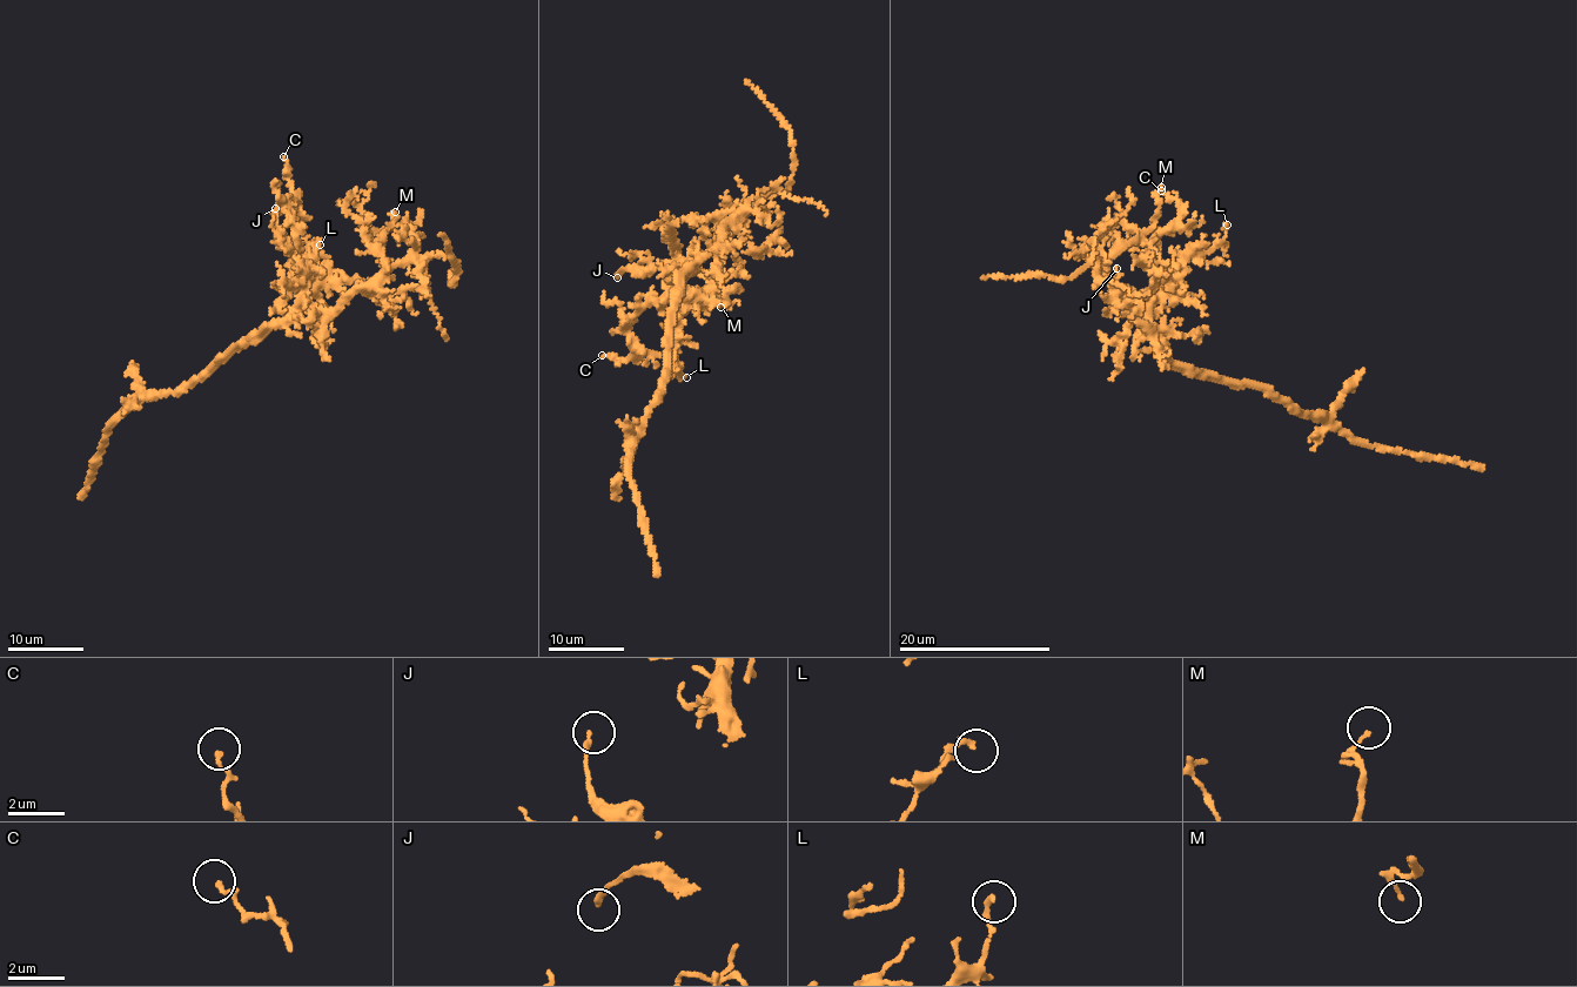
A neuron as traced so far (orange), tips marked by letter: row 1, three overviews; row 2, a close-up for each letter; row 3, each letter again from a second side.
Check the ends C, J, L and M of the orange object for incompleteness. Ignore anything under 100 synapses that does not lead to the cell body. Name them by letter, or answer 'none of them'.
none of them

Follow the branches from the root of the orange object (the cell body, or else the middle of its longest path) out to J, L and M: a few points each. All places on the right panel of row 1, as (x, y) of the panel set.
J: (1181, 364), (1169, 362), (1158, 335), (1139, 309), (1139, 301), (1115, 284), (1116, 268)
L: (1181, 364), (1169, 362), (1165, 355), (1151, 323), (1148, 308), (1174, 286), (1174, 269), (1223, 239), (1227, 225)
M: (1181, 364), (1169, 362), (1151, 323), (1149, 307), (1173, 287), (1159, 254), (1143, 242), (1159, 208), (1161, 187)

